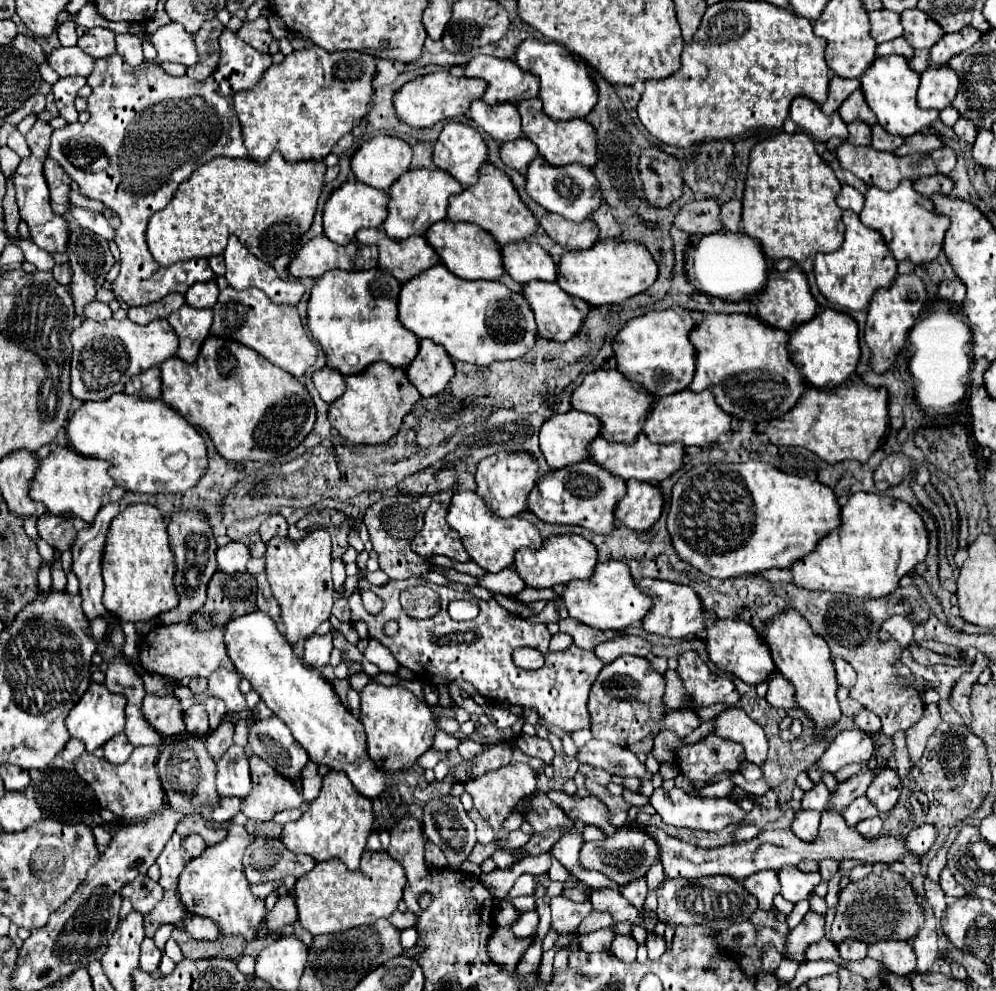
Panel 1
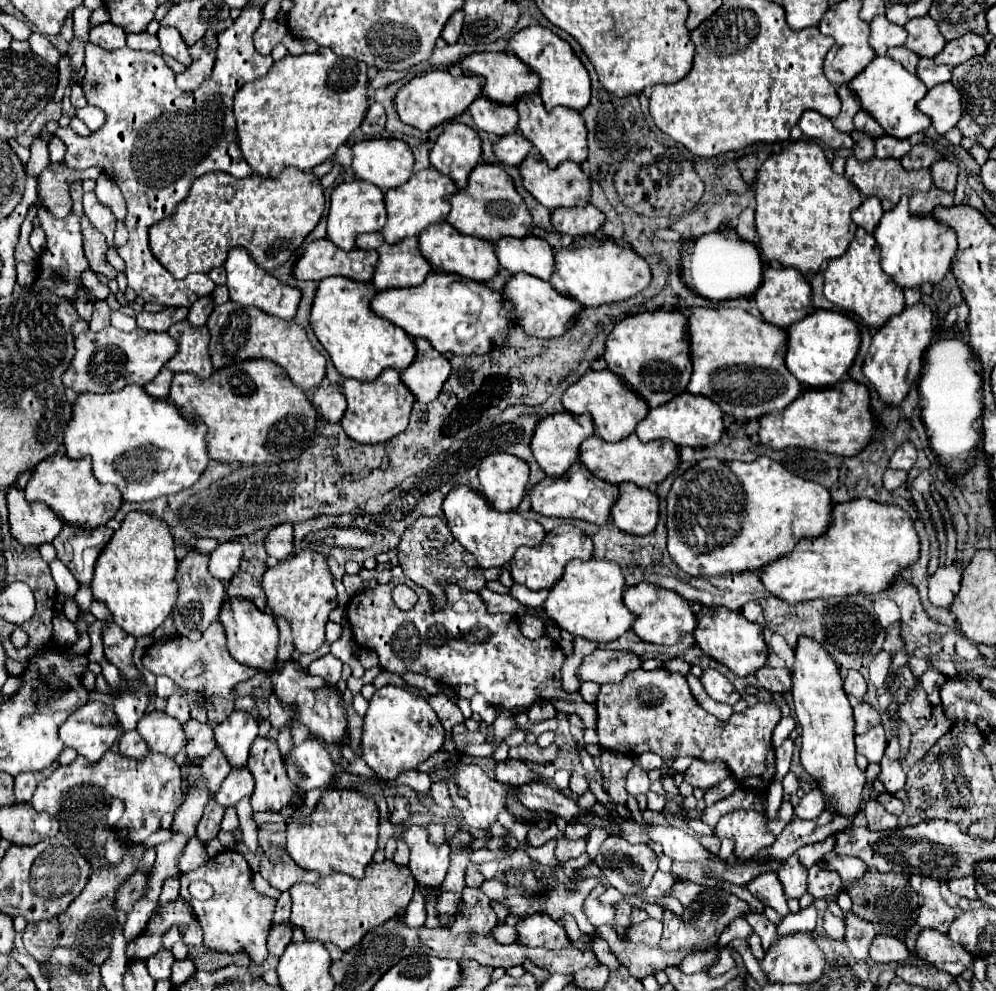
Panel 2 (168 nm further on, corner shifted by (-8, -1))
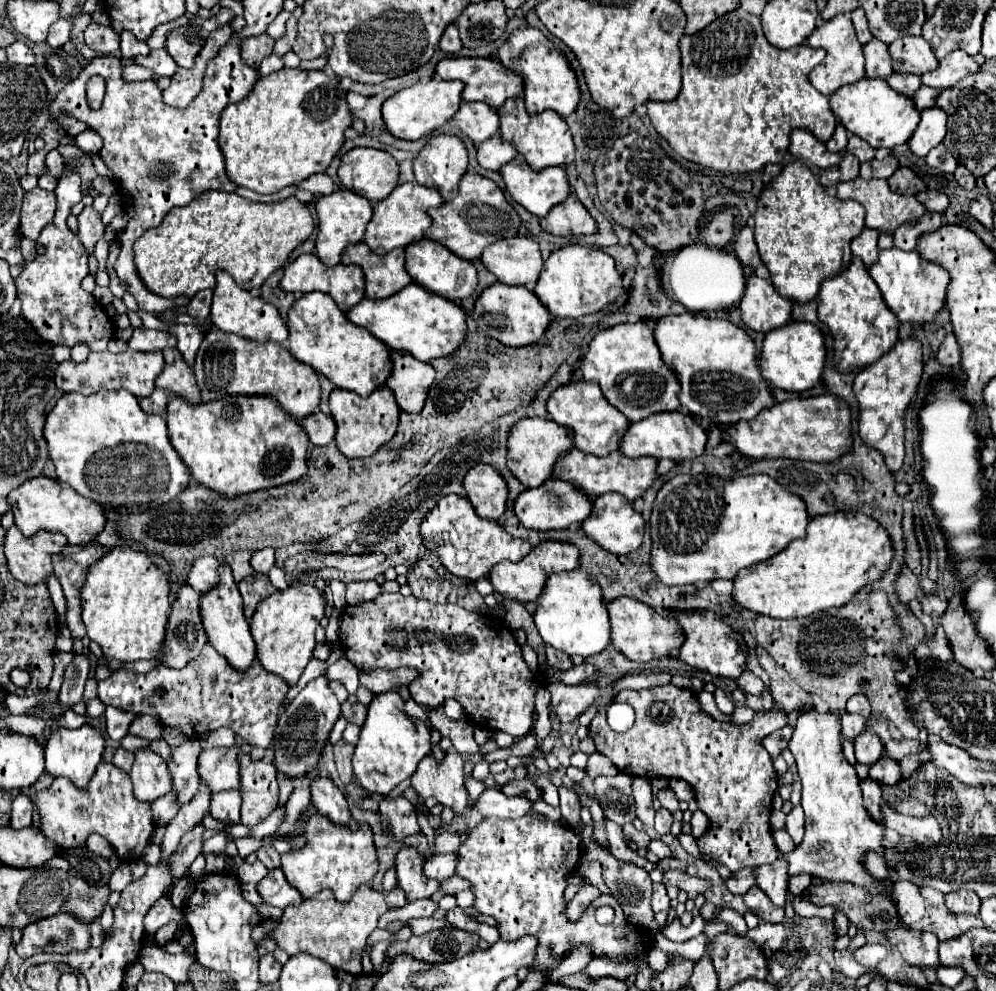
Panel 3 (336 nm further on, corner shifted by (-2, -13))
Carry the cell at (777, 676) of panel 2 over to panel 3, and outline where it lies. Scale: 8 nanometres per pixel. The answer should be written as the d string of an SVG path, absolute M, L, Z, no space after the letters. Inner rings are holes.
M744 672L742 674L742 678L738 678L736 680L738 682L738 686L740 686L740 690L744 690L746 694L754 694L754 696L760 696L766 688L764 688L764 682L758 678L758 676L754 676L752 672Z

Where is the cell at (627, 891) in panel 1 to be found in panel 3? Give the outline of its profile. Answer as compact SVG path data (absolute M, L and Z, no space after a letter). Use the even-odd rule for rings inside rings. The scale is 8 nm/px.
M654 884L654 894L652 894L652 910L660 912L660 910L668 910L670 908L670 898L666 894L666 886L664 884Z

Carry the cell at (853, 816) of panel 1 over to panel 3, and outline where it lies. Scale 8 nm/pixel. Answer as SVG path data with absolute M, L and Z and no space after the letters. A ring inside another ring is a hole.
M882 806L882 814L884 814L884 826L896 830L904 838L910 838L918 844L942 840L942 832L934 816L924 816L924 818L904 816L892 810L890 806Z

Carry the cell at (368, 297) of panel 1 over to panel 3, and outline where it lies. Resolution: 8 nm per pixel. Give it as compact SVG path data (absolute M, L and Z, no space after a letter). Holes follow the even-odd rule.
M304 294L288 312L288 332L292 356L322 372L338 388L366 396L390 378L390 348L382 346L374 334L354 326L326 294Z

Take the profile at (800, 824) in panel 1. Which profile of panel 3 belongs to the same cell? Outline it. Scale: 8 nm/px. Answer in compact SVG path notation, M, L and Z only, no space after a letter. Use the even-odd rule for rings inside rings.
M796 874L796 876L790 878L788 888L790 888L790 892L794 896L800 896L810 886L810 882L812 882L812 876L808 876L808 874Z

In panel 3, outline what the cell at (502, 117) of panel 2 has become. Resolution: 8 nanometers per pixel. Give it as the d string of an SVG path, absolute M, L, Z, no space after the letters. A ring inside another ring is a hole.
M462 102L460 110L454 114L454 122L474 144L498 132L498 112L482 102Z

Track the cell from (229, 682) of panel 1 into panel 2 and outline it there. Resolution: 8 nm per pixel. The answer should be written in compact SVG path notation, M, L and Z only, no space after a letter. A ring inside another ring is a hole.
M234 710L228 722L214 726L216 746L232 768L244 768L248 762L248 750L258 736L258 720L244 710Z

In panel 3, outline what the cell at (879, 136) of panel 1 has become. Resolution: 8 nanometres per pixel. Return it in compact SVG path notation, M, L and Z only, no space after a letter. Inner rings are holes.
M888 154L884 160L870 160L870 162L864 162L860 166L860 176L864 180L870 180L870 178L890 178L896 170L900 168L896 156Z

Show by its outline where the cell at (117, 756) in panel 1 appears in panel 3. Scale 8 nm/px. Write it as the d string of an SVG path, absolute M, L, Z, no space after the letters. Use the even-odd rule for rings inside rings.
M118 748L116 754L114 754L114 758L112 758L112 764L118 766L120 770L124 770L124 772L130 772L132 762L134 762L134 754L132 752L126 752L124 748Z

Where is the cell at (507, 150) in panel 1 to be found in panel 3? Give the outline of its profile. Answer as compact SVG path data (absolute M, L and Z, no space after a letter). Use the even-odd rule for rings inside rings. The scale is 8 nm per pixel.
M494 134L478 146L478 164L486 170L500 170L506 162L514 160L516 154L518 152L510 146L510 142L506 142L500 134Z

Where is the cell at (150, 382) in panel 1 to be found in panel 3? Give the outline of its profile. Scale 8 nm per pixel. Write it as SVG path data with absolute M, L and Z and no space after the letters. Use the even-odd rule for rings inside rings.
M156 388L150 396L146 396L146 398L138 398L138 402L140 402L140 408L142 408L142 410L162 414L162 412L166 410L168 398L170 398L170 394L166 394L166 390L158 390L158 388Z

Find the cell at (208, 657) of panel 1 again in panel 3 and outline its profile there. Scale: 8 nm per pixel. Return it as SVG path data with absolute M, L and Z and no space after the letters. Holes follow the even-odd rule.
M210 644L182 670L170 666L156 666L146 674L118 670L98 682L98 698L104 704L124 708L132 714L156 716L160 722L176 726L188 738L200 738L220 726L230 726L242 740L260 748L268 748L274 738L286 692L288 684L270 674L258 660L246 672L236 672Z

